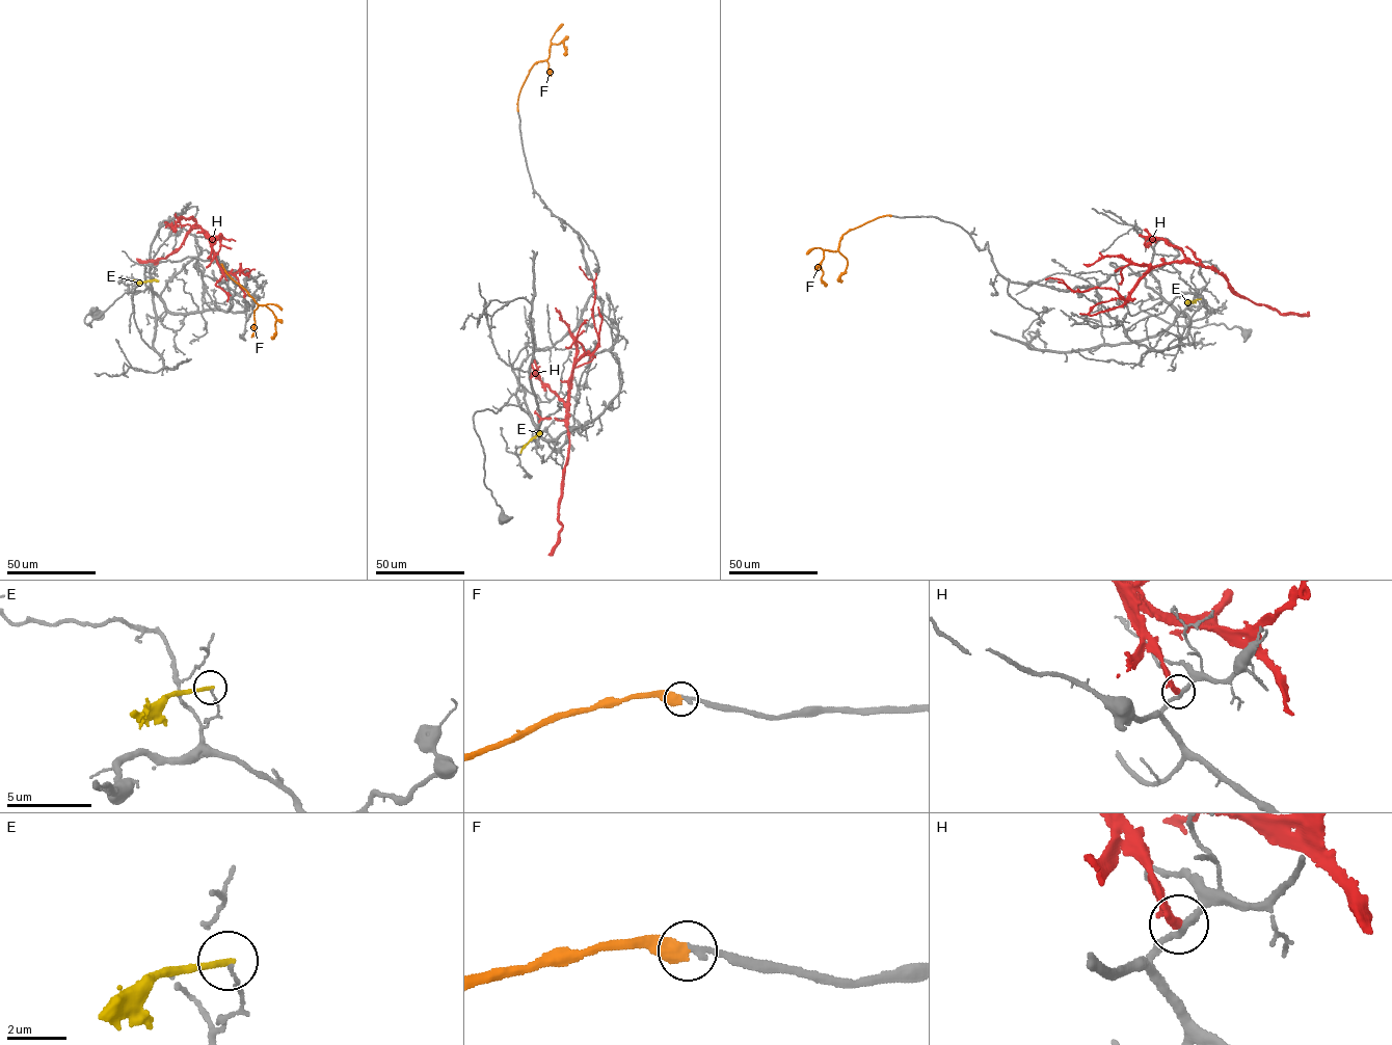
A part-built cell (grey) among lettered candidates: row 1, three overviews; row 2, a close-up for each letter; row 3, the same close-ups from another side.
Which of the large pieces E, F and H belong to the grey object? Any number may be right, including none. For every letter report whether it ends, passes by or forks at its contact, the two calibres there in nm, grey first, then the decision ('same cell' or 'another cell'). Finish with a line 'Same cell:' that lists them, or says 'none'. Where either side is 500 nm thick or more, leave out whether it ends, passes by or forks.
E: it ends | 90/280 nm | another cell
F: it ends | 200/480 nm | same cell
H: it ends | 240/360 nm | another cell
Same cell: F

